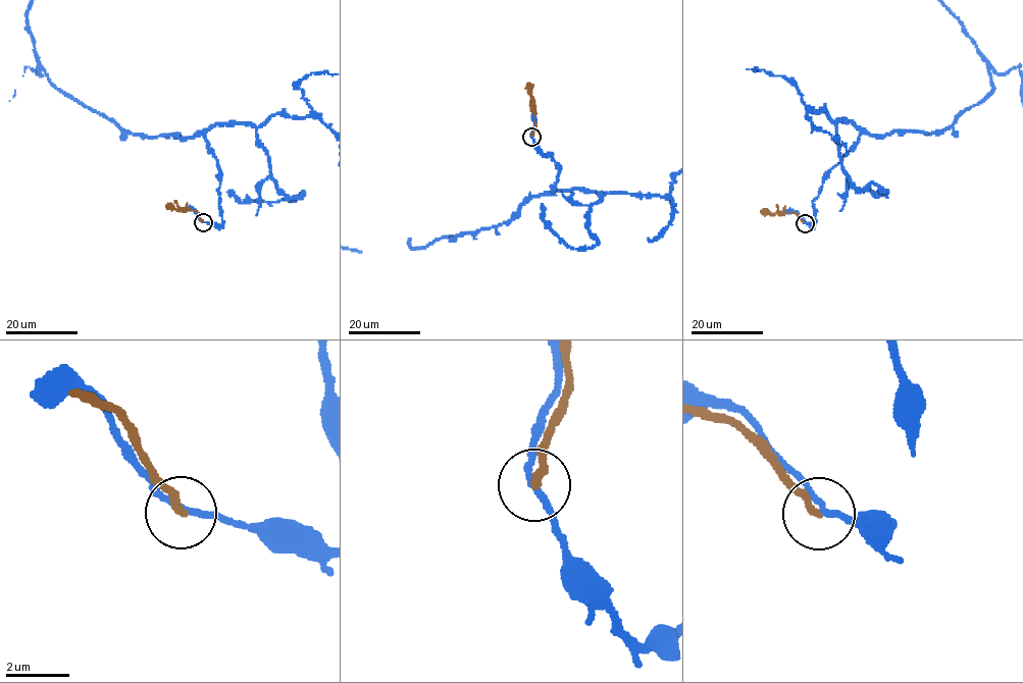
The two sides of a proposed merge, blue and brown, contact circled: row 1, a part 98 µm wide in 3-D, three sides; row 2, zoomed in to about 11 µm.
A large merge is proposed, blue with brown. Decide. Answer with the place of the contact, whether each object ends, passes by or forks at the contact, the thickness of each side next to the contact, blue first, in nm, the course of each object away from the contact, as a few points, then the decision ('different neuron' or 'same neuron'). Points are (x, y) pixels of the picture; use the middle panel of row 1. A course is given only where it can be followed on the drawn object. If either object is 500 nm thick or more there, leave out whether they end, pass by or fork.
place (531, 137); blue passes by; brown ends; calibres 170 and 240 nm; course brown (531, 137), (534, 110), (529, 83); different neuron

